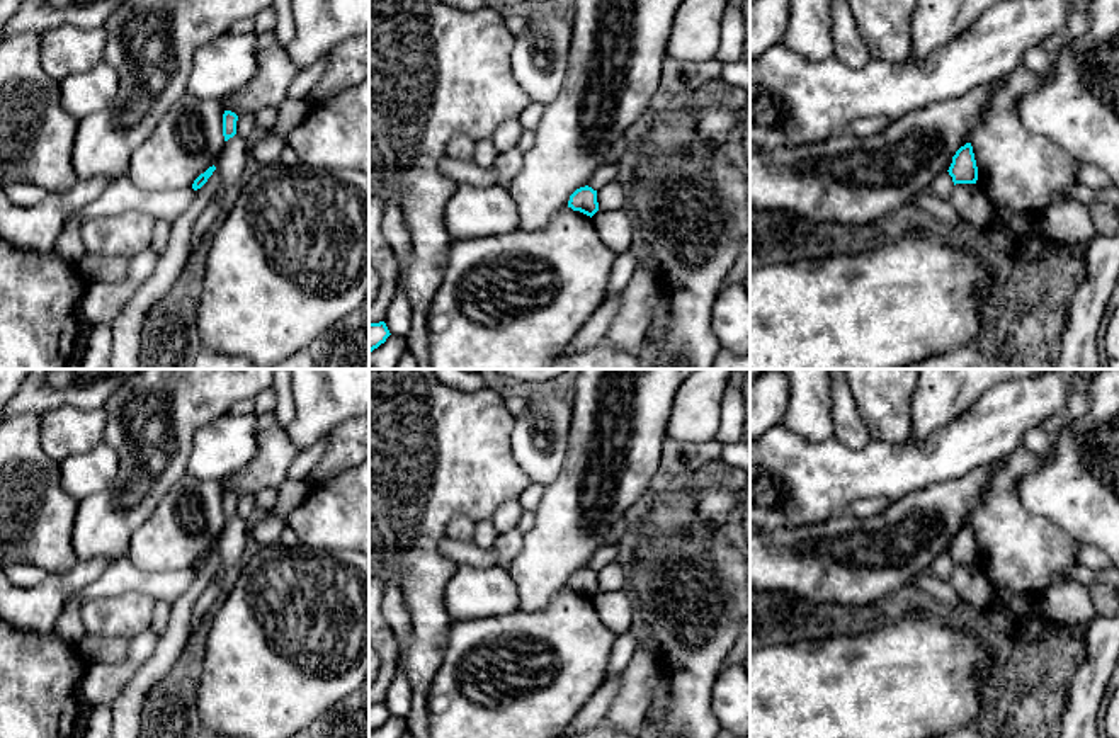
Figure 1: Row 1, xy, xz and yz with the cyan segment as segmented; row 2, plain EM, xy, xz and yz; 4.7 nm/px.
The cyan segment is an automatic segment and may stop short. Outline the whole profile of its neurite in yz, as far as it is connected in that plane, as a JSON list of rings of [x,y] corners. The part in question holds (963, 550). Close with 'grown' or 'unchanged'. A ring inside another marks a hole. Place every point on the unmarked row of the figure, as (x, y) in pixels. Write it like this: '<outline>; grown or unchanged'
[[[966,524],[956,532],[947,553],[952,558],[954,566],[956,565],[976,565],[978,548],[976,548],[971,524]]]; unchanged

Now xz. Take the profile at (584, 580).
[[[588,566],[577,570],[570,576],[568,588],[592,599],[599,592],[597,571]]]; unchanged

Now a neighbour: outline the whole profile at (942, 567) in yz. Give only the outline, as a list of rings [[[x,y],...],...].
[[[940,553],[932,563],[932,571],[939,580],[951,582],[952,570],[954,563],[949,553]]]

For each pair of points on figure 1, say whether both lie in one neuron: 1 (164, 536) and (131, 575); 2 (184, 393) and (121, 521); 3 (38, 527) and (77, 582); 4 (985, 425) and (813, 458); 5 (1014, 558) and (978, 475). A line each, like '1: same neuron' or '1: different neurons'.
1: different neurons
2: same neuron
3: different neurons
4: same neuron
5: different neurons

